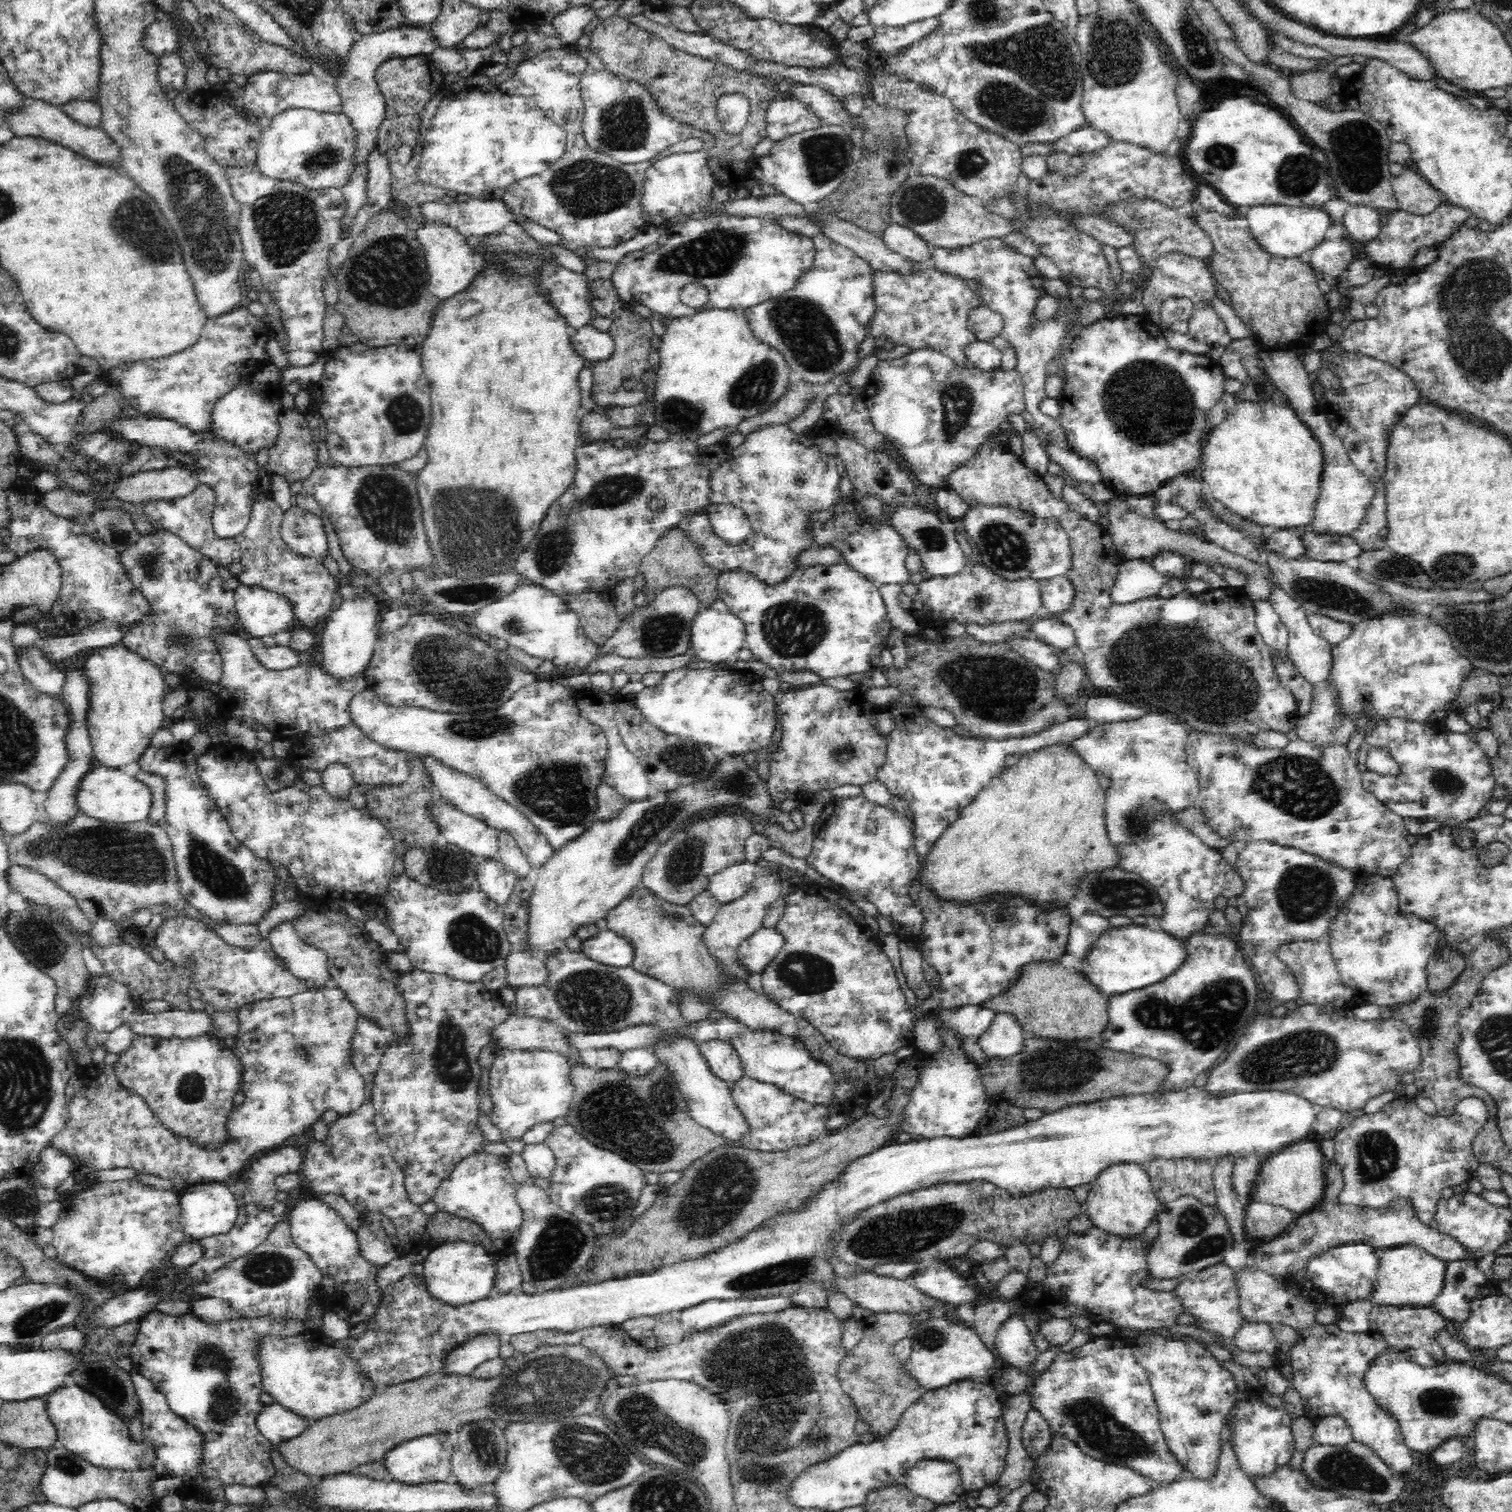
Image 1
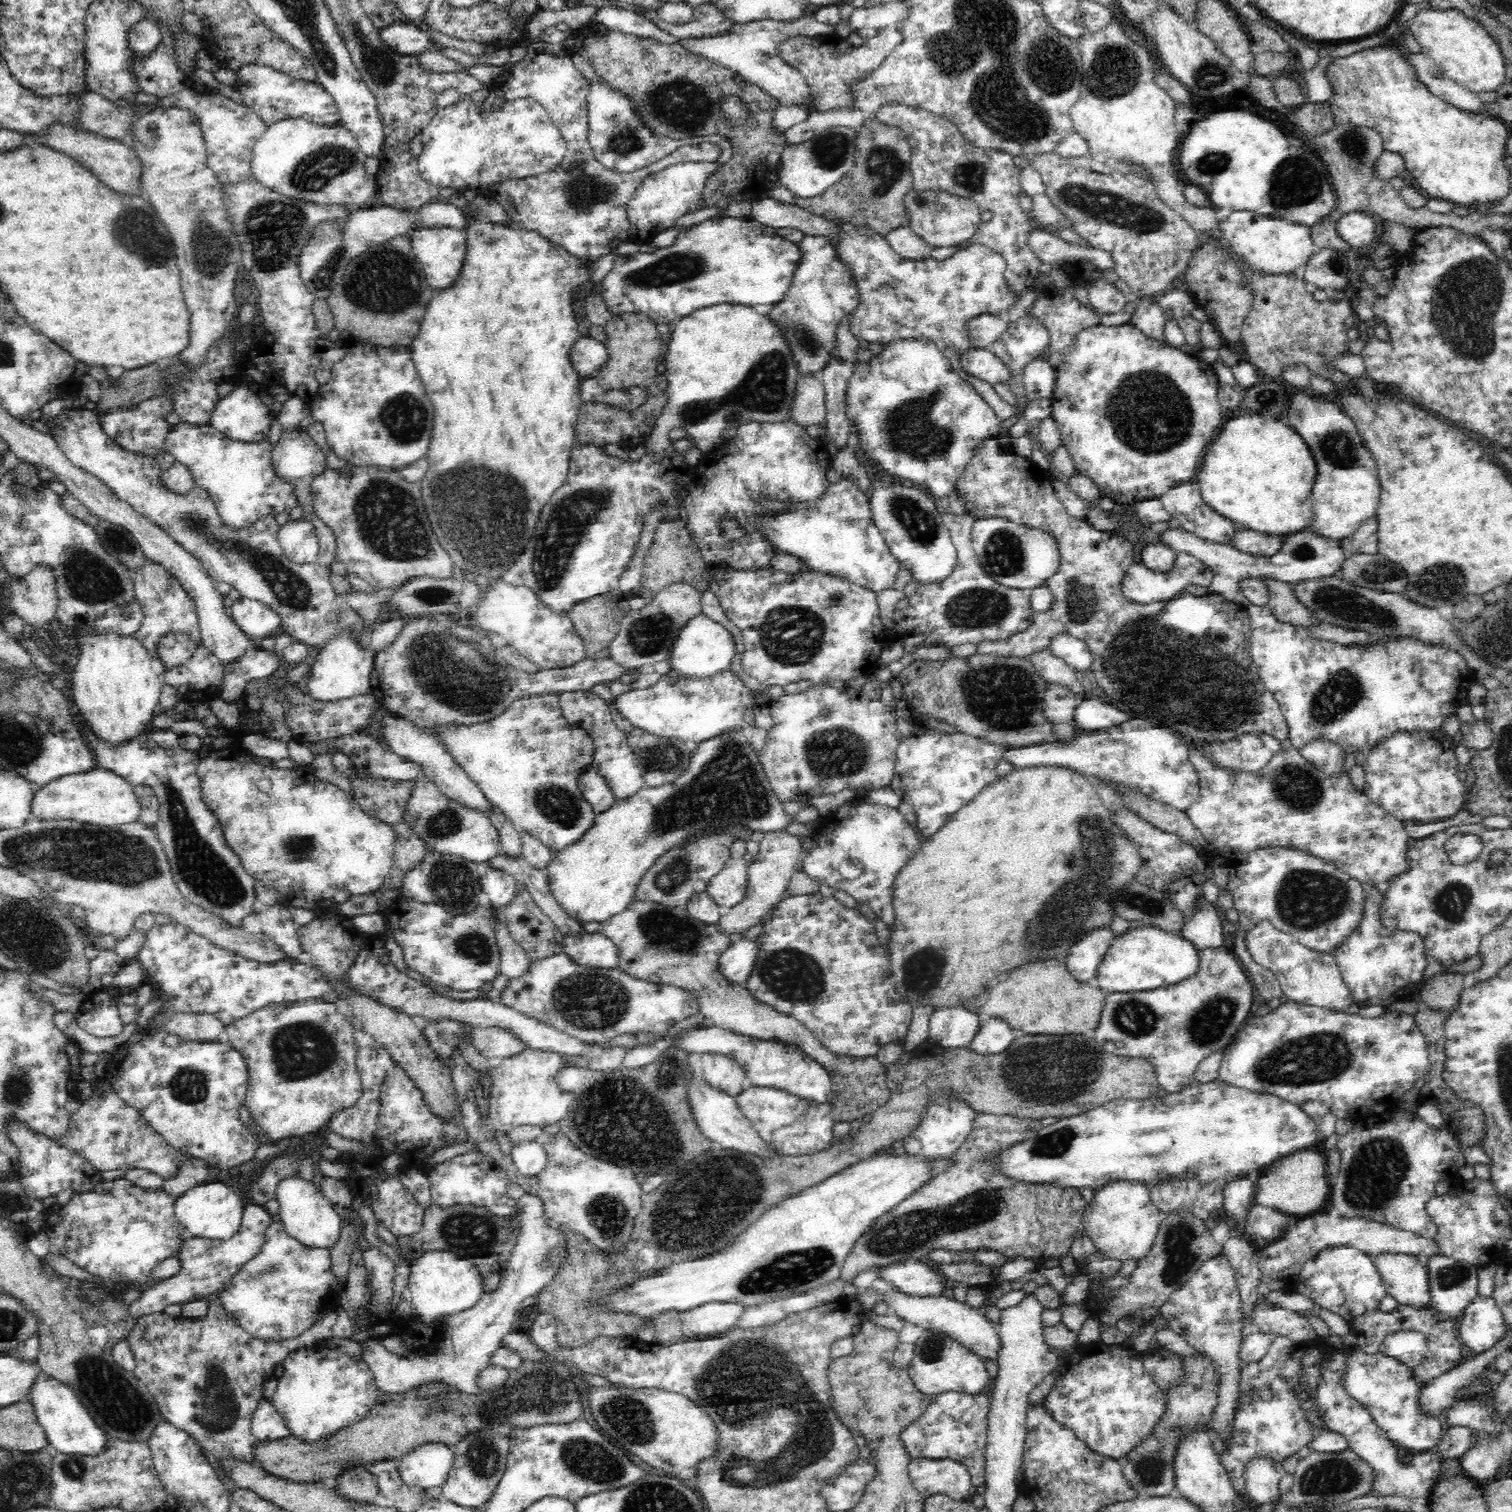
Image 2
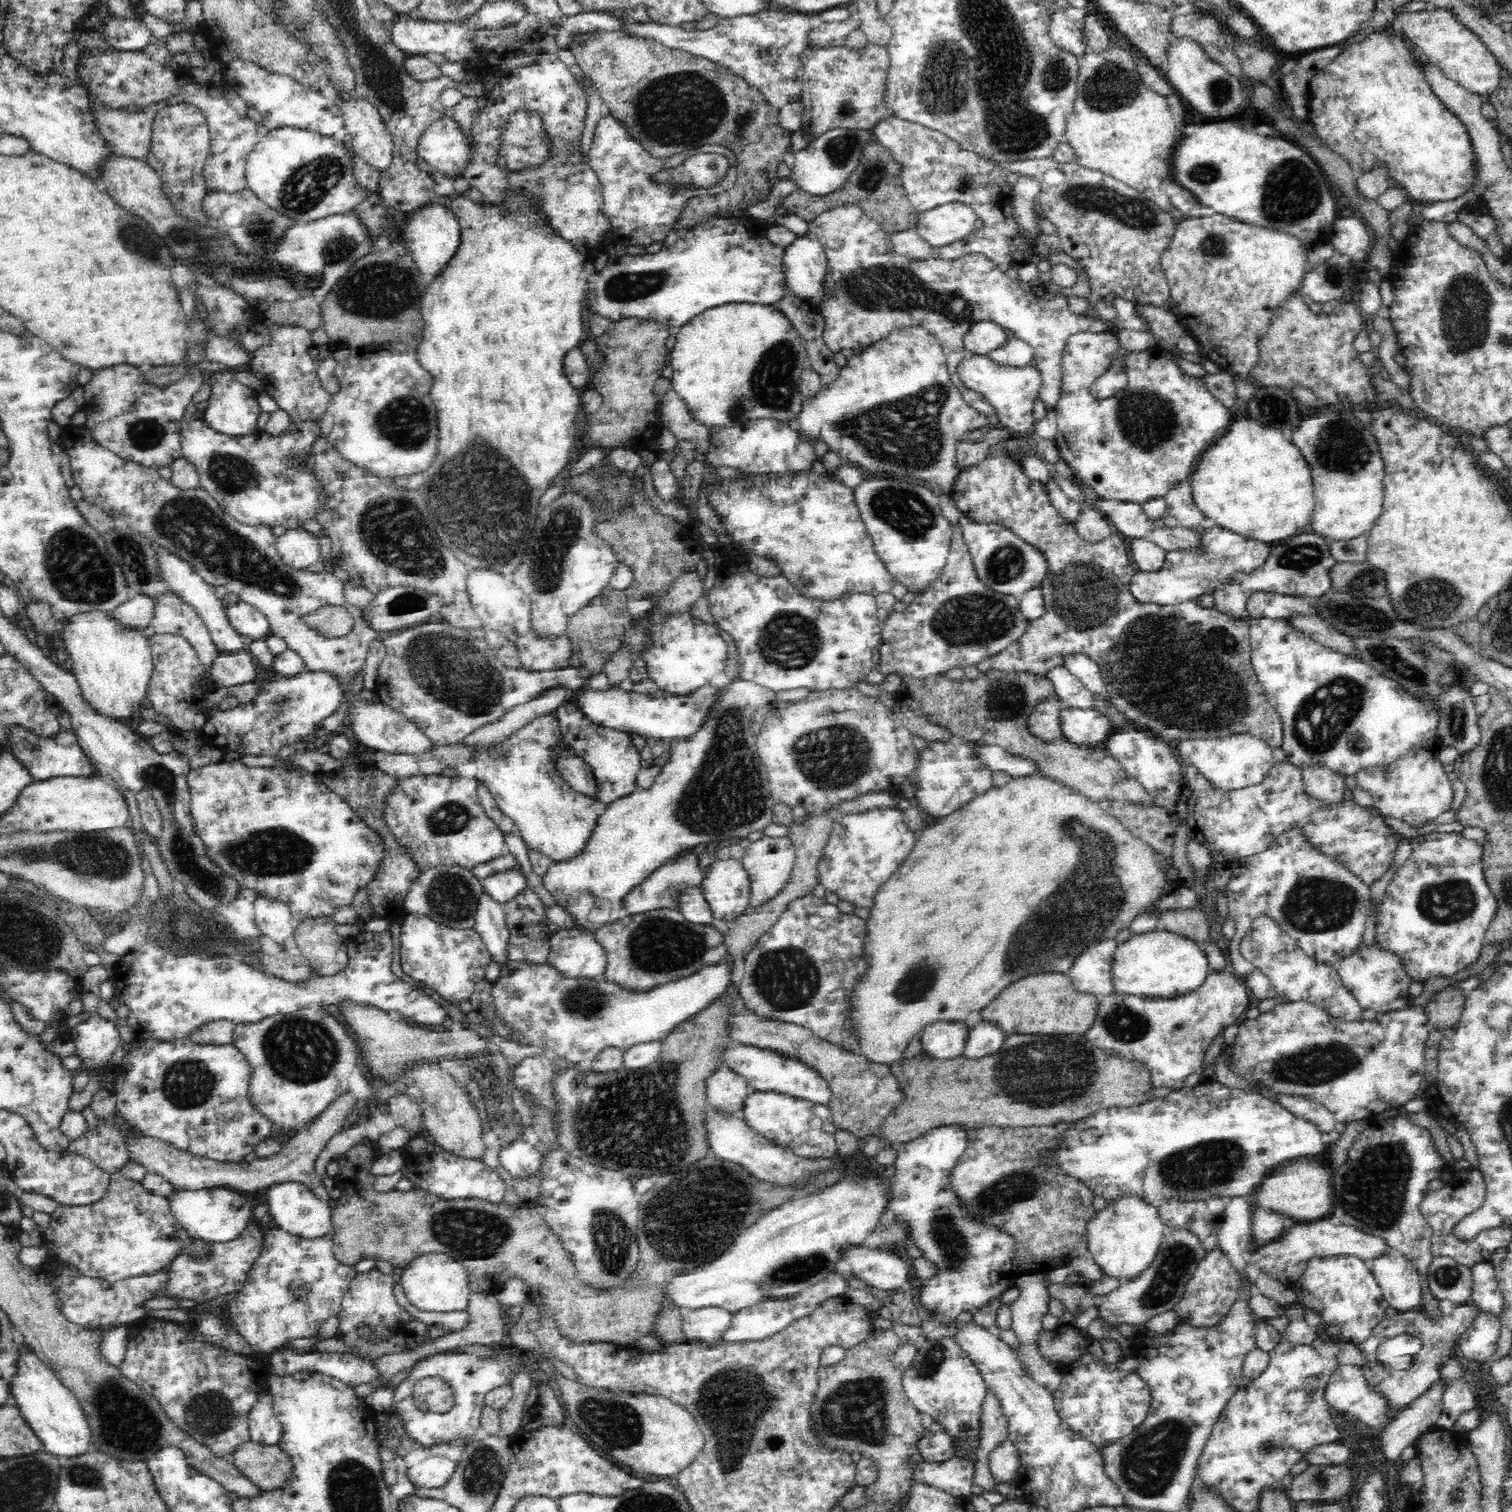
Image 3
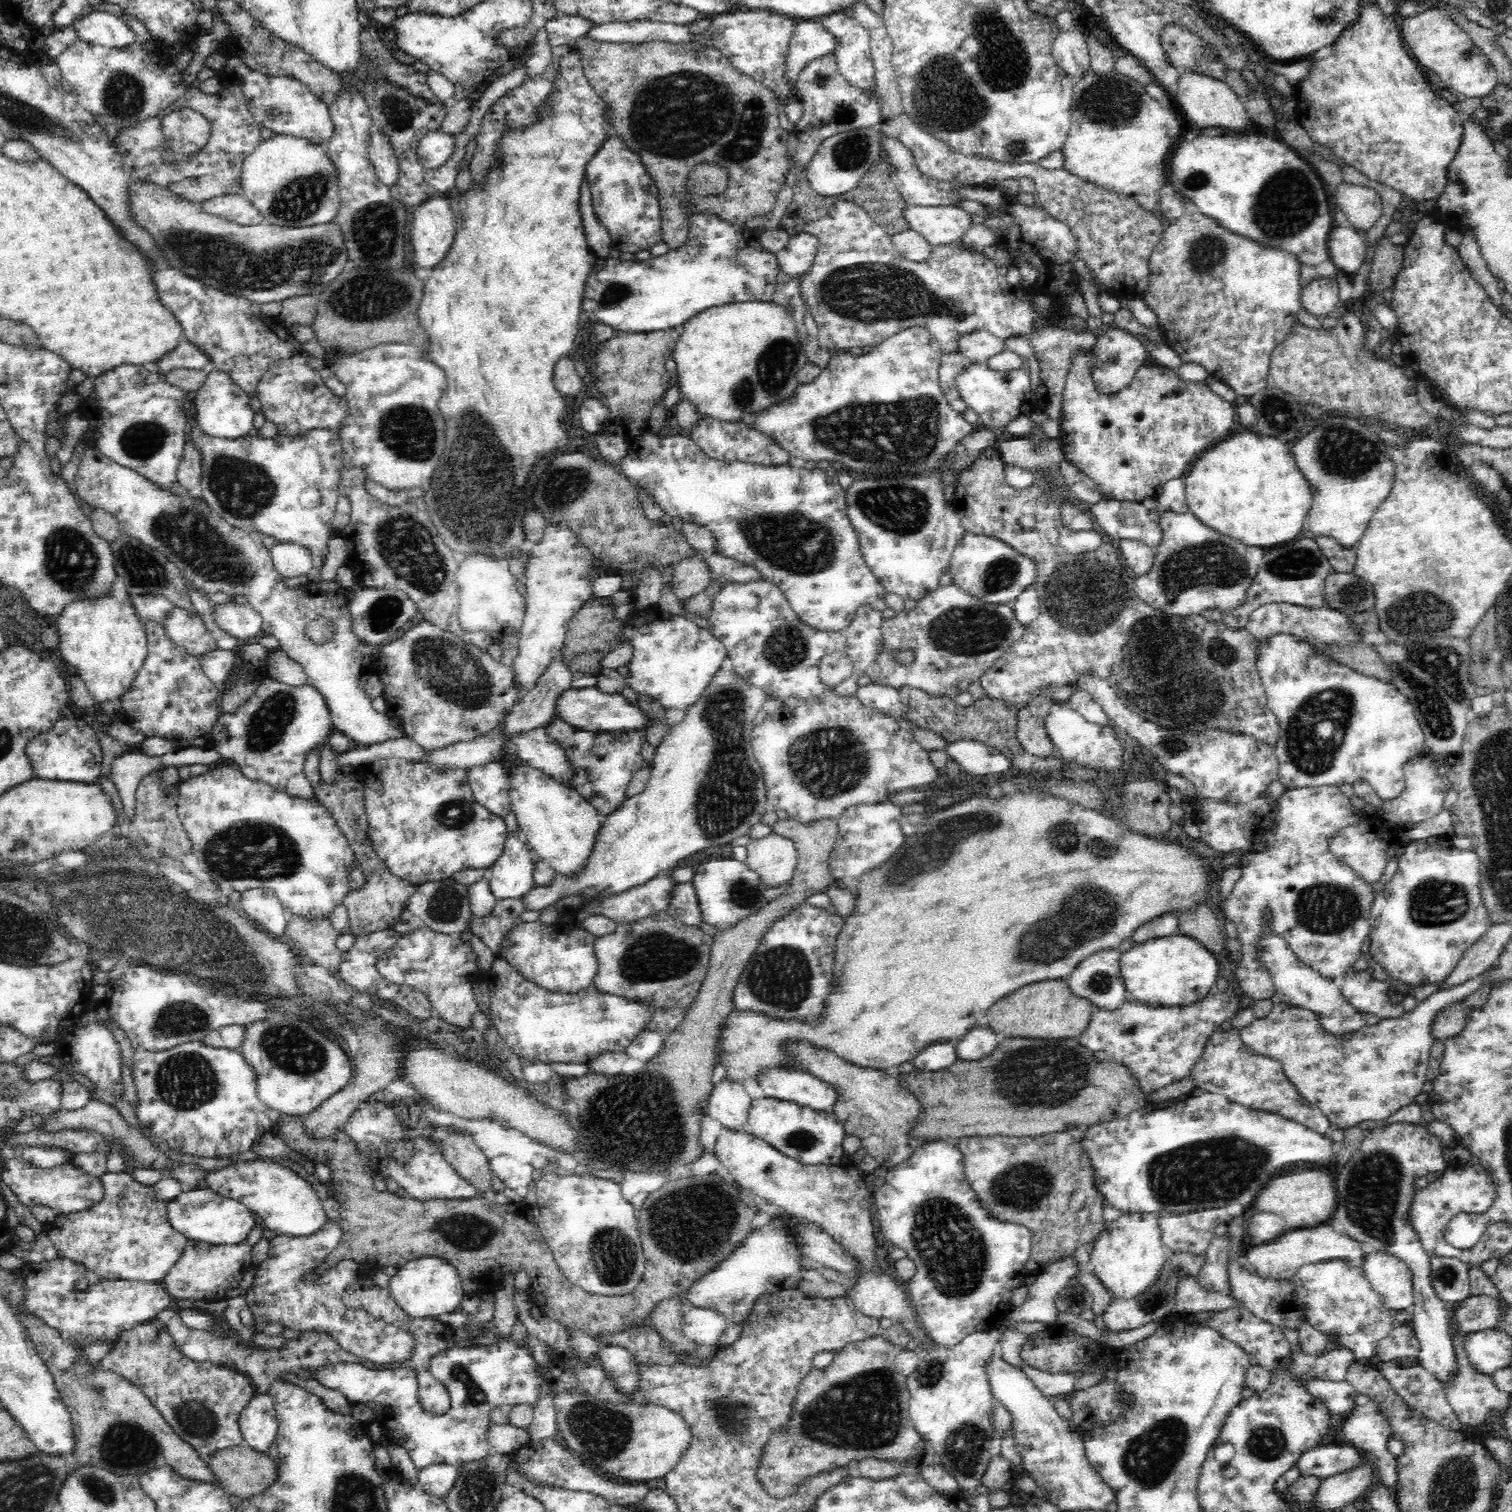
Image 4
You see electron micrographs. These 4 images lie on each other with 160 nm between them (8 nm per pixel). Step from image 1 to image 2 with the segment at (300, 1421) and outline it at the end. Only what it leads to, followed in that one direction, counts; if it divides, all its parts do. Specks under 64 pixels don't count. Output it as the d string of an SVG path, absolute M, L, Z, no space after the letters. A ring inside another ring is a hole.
M260 1400L251 1420L251 1431L259 1441L275 1441L291 1435L291 1430L280 1417L272 1401Z

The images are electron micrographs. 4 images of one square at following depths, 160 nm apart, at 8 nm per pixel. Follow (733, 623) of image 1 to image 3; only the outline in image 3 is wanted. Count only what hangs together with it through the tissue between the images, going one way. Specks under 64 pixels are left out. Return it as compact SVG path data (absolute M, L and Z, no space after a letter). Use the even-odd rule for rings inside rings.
M677 615L664 625L650 630L652 646L644 650L642 658L646 662L648 677L656 680L660 690L673 694L690 694L707 683L726 668L728 644L719 633L717 625L710 626L694 616Z

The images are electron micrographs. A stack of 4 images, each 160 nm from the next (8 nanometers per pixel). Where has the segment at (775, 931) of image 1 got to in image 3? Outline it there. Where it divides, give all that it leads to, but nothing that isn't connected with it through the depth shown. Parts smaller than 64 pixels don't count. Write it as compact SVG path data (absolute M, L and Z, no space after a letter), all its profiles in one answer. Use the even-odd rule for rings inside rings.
M727 955L716 964L699 970L694 976L667 982L650 990L634 990L608 980L604 974L592 978L570 977L560 973L550 962L511 961L506 968L501 969L499 978L492 983L492 996L495 1013L523 1034L522 1040L525 1042L520 1044L542 1049L548 1047L558 1055L559 1063L570 1062L584 1066L606 1048L615 1047L625 1051L636 1044L659 1041L662 1036L668 1037L682 1022L706 1010L722 994L726 994L733 987L735 973L739 971L740 966Z

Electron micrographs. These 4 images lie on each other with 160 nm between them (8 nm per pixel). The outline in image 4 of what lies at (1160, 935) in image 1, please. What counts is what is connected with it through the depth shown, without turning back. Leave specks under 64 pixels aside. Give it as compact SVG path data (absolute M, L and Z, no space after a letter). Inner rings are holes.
M1178 932L1134 944L1120 955L1119 967L1128 997L1152 1006L1180 1006L1199 1001L1215 986L1220 972L1212 952L1195 938L1178 935Z

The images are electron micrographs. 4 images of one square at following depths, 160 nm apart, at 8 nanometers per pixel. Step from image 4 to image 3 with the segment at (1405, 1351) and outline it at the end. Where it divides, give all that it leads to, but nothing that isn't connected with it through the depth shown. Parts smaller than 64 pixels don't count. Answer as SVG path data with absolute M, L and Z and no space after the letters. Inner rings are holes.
M1441 1301L1439 1304L1440 1314L1430 1315L1424 1311L1400 1311L1394 1316L1384 1317L1376 1326L1372 1328L1371 1333L1360 1342L1357 1342L1357 1347L1360 1349L1363 1358L1364 1375L1376 1386L1379 1391L1384 1391L1388 1395L1388 1401L1392 1410L1398 1412L1403 1409L1412 1399L1415 1399L1419 1394L1428 1390L1438 1379L1440 1379L1440 1372L1446 1364L1450 1364L1452 1360L1461 1358L1458 1352L1457 1342L1460 1334L1468 1328L1468 1325L1473 1321L1479 1308L1473 1303L1467 1303L1463 1306L1455 1306L1453 1302ZM1400 1334L1409 1334L1418 1337L1422 1342L1422 1348L1416 1356L1414 1362L1408 1369L1394 1370L1389 1369L1386 1365L1378 1361L1376 1354L1378 1346L1389 1338L1393 1338Z

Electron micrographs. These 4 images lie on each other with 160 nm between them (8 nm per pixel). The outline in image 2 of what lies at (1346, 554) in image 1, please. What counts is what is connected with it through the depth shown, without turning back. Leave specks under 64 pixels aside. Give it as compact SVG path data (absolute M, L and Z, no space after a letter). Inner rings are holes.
M1180 527L1170 528L1160 533L1160 540L1178 553L1187 552L1204 562L1204 565L1210 566L1215 574L1212 583L1207 587L1208 592L1223 594L1224 598L1240 603L1240 605L1248 604L1244 592L1238 589L1238 580L1242 578L1258 578L1259 580L1276 578L1291 585L1300 580L1308 580L1308 578L1332 576L1347 560L1344 548L1338 539L1324 537L1309 529L1285 535L1282 550L1273 556L1249 554L1232 545L1210 542Z

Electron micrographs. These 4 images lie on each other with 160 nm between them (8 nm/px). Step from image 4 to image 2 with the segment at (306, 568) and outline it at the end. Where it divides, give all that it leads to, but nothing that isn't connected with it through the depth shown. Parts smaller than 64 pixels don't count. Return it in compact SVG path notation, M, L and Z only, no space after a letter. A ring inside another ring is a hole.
M311 518L288 519L280 525L277 539L291 562L317 563L319 544Z

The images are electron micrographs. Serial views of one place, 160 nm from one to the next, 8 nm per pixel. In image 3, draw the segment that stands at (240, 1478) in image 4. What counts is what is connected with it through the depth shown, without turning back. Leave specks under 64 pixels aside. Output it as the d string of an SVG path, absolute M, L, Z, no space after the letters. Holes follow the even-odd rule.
M244 1442L230 1457L244 1475L268 1492L284 1486L294 1476L292 1455L278 1444Z

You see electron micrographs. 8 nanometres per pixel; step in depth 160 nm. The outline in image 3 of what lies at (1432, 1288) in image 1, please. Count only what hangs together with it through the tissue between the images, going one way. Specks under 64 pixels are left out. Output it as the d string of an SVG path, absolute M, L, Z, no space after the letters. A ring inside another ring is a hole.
M1386 1254L1369 1262L1384 1298L1396 1311L1417 1310L1422 1302L1423 1287L1427 1277L1402 1254Z

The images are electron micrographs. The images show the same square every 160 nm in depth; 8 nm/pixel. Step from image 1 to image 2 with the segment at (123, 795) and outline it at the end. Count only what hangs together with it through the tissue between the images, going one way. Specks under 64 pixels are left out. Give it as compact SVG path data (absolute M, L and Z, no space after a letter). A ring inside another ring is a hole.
M94 766L90 770L70 774L42 786L32 798L32 819L51 821L72 819L98 826L116 826L138 821L140 799L134 785L124 776L106 767Z

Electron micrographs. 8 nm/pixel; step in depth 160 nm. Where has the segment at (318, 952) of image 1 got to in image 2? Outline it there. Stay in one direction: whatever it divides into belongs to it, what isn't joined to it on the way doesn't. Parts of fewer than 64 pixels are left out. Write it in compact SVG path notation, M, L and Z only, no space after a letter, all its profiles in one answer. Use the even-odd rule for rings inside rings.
M280 903L272 906L266 914L262 916L262 924L264 924L264 934L269 936L286 958L298 958L302 954L302 947L299 941L299 926L294 924L290 913Z

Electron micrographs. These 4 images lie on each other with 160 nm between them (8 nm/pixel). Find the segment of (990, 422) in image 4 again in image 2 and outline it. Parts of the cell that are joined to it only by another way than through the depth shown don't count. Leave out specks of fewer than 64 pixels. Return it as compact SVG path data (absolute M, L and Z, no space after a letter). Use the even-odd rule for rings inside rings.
M973 347L968 352L964 352L960 365L966 372L988 381L992 386L998 382L1007 384L1008 367L987 348ZM1046 357L1034 359L1029 367L1028 382L1024 387L1028 391L1028 402L1032 399L1051 399L1057 384L1057 369L1052 367Z

